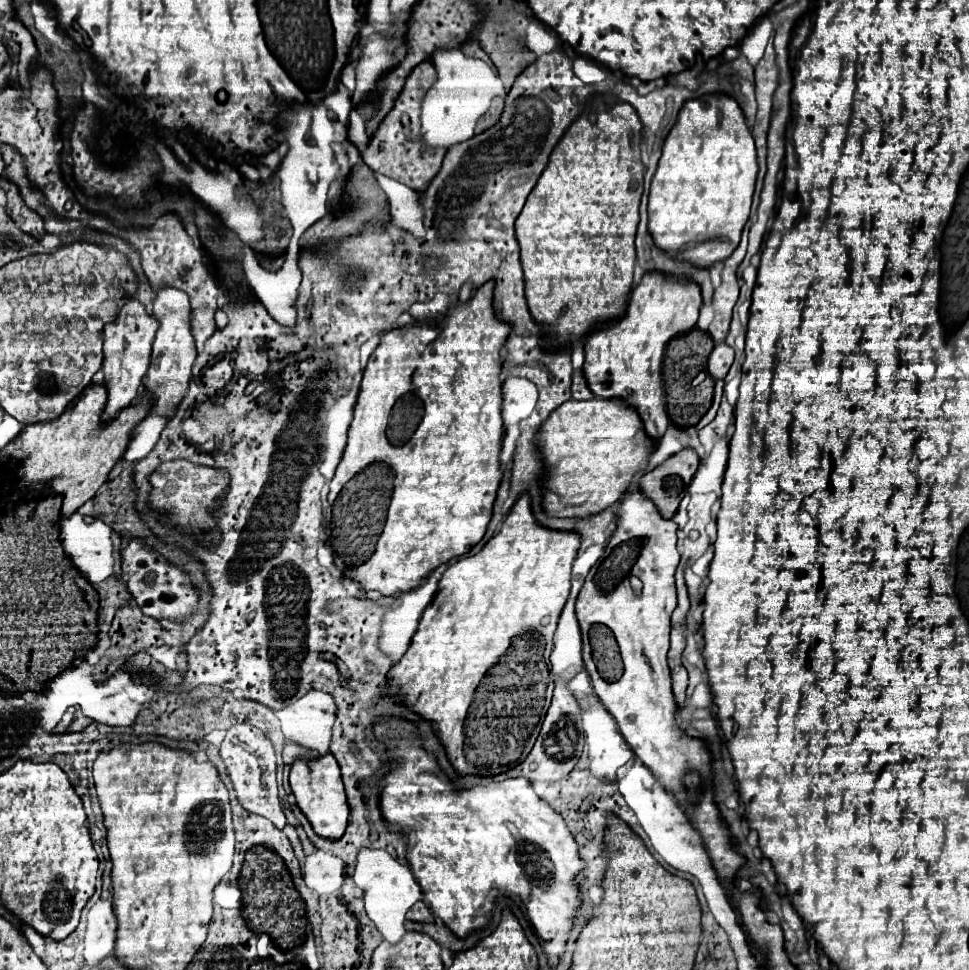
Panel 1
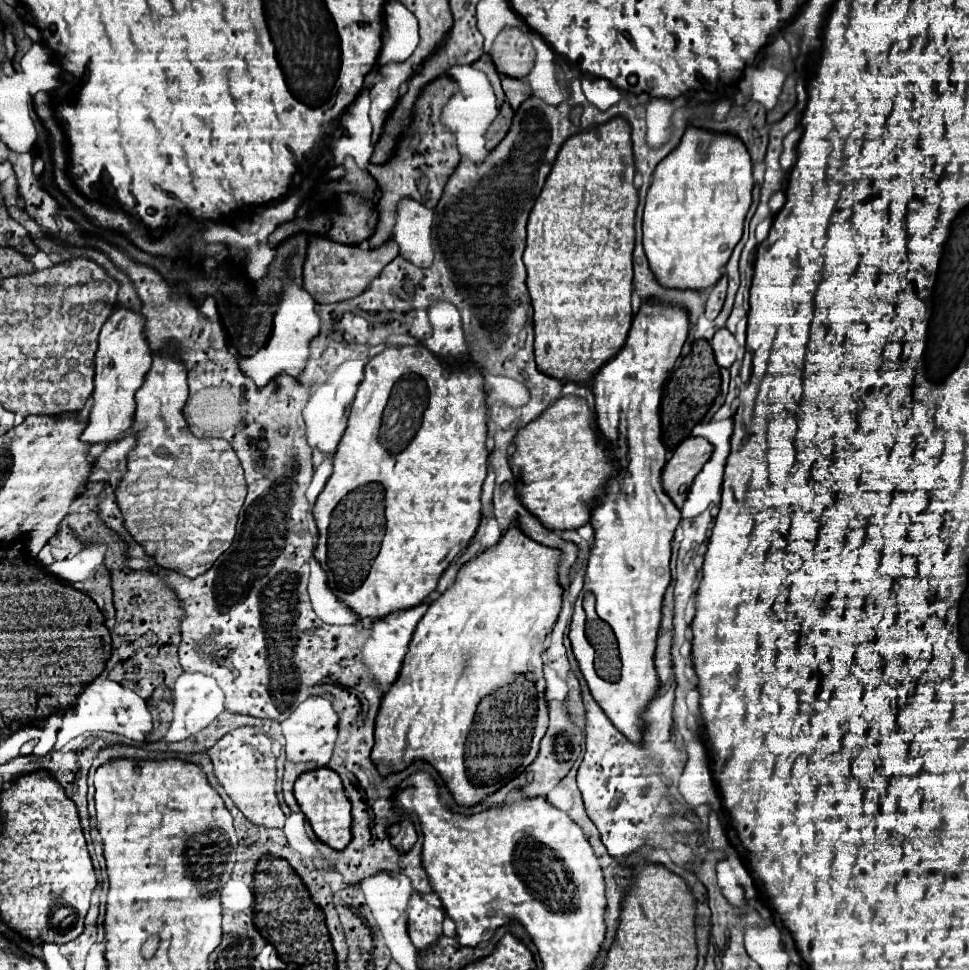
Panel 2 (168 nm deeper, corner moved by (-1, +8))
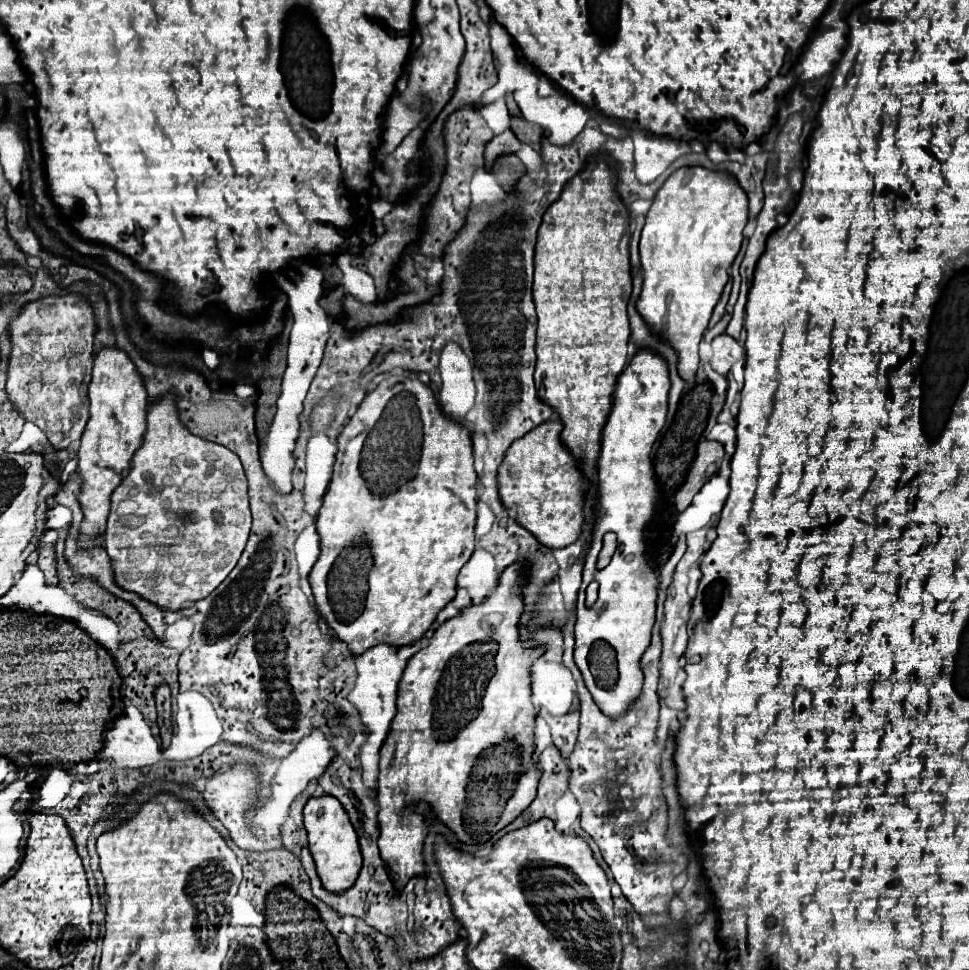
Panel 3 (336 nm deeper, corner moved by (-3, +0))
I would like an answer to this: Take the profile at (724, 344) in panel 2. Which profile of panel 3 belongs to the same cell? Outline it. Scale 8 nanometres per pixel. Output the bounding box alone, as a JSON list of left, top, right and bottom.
[711,334,745,376]

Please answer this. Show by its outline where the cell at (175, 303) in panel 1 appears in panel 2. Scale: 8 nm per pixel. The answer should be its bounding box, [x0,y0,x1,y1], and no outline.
[115,348,247,580]

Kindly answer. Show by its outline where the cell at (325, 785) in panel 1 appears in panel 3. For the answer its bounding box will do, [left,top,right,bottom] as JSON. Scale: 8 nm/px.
[303,794,361,892]

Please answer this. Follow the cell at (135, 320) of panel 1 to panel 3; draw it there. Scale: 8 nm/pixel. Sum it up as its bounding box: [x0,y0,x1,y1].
[77,346,147,548]

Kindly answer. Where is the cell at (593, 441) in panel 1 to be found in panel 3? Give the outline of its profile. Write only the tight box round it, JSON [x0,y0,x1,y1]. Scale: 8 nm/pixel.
[499,420,589,548]

